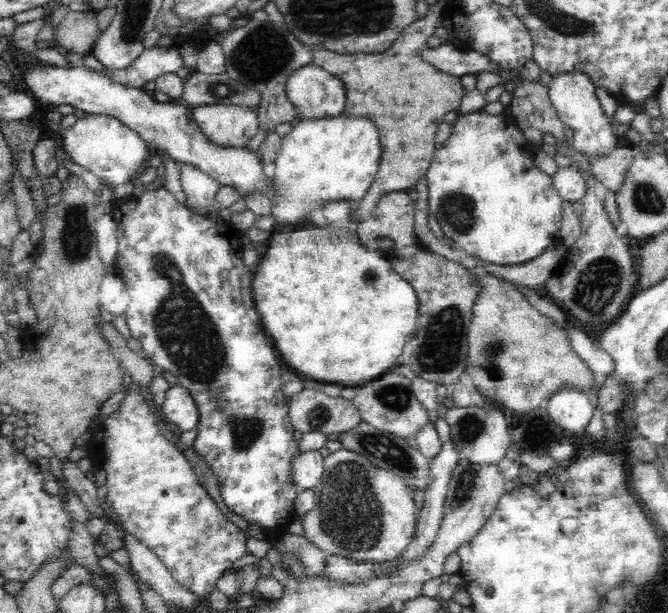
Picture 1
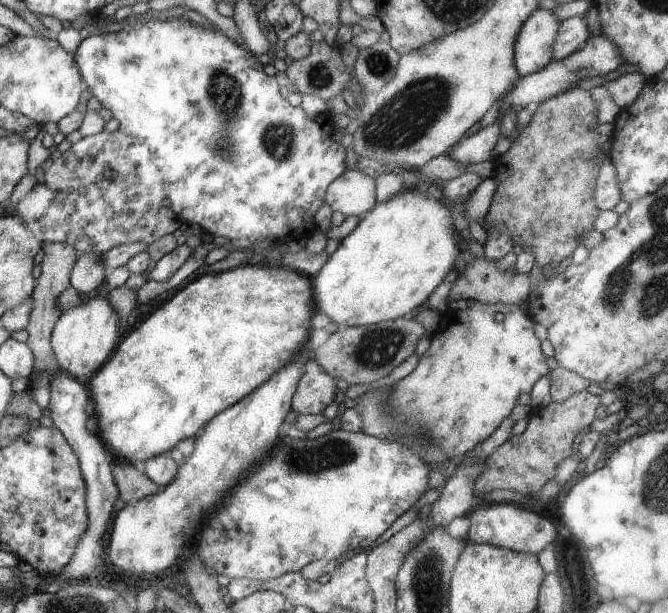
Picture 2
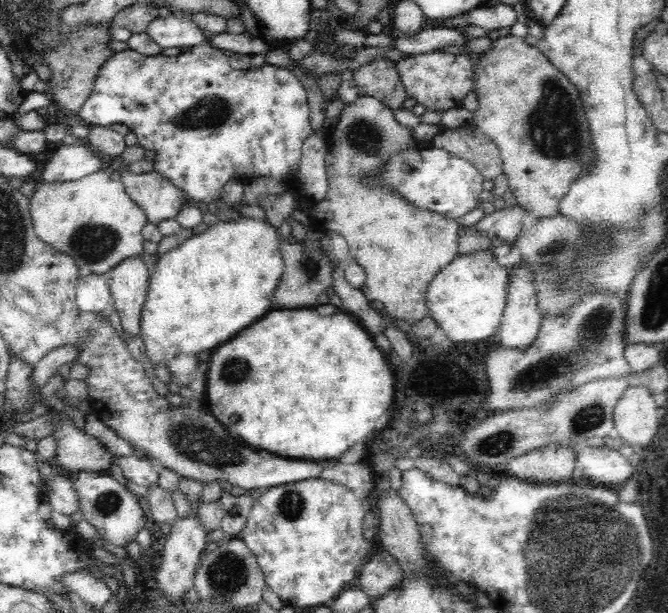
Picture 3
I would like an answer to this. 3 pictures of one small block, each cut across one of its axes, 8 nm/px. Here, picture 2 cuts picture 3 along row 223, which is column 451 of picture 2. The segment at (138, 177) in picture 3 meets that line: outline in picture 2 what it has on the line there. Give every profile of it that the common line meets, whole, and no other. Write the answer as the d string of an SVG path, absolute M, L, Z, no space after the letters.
M496 120L486 128L479 128L466 140L460 139L450 152L450 158L460 164L476 164L495 159L492 154L501 134L501 121Z

